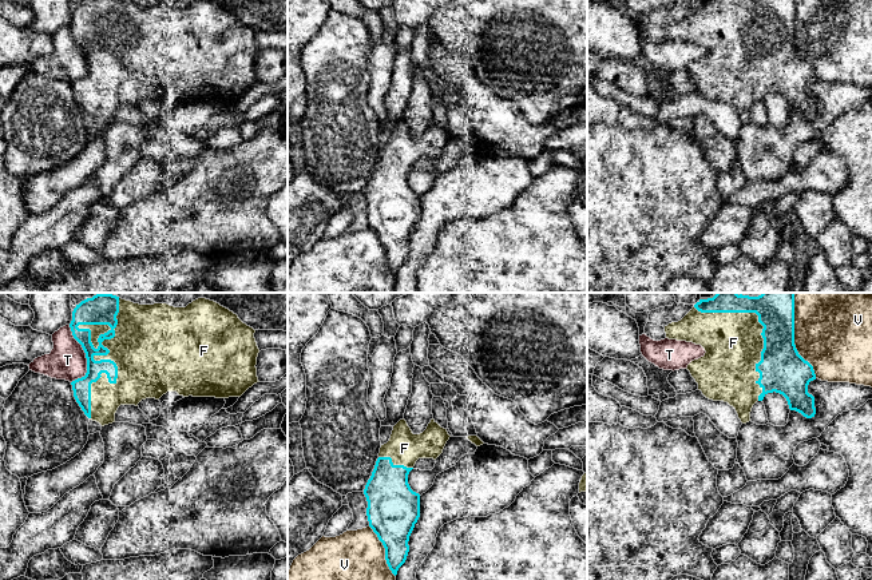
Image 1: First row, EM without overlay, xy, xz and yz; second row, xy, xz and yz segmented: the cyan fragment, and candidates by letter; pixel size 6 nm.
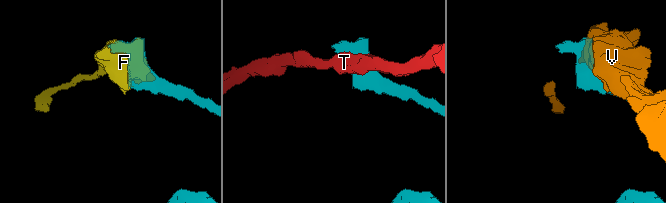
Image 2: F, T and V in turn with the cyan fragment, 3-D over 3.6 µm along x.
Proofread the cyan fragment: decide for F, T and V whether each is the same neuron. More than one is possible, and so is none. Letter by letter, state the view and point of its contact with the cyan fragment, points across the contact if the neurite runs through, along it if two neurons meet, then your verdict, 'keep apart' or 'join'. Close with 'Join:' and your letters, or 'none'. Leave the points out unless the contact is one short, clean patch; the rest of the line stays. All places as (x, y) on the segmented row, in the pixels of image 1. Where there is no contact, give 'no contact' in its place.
F: contact xy (108, 360); join
T: contact xy (86, 357); keep apart
V: contact yz (793, 336); keep apart
Join: F

